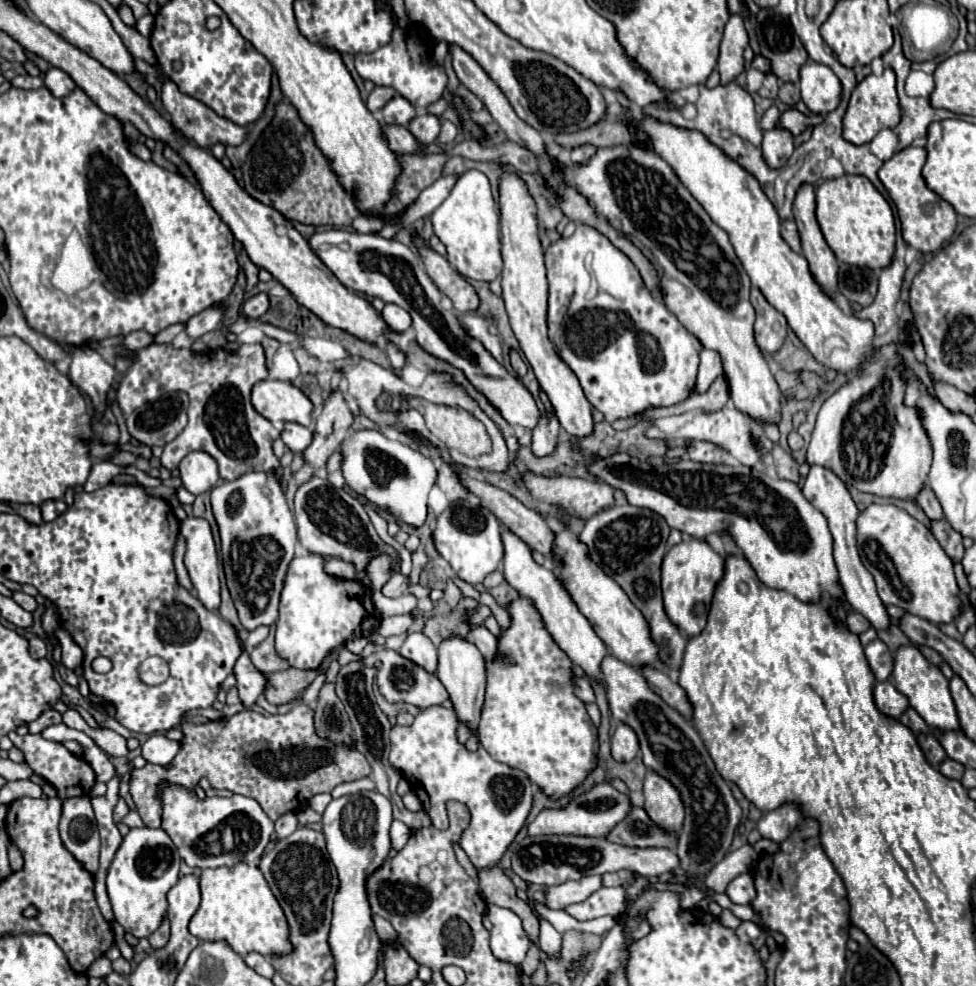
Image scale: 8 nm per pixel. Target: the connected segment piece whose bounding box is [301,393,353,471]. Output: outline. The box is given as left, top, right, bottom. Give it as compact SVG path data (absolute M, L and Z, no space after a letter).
M331 393L325 399L323 411L317 419L313 443L301 453L303 461L315 471L321 469L327 463L327 459L339 449L341 441L349 435L351 423L353 415L347 403L341 399L341 393Z

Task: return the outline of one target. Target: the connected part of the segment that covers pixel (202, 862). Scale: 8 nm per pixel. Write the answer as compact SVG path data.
M169 781L159 783L161 801L161 829L175 843L181 859L189 867L209 869L221 865L257 865L273 833L273 821L265 815L259 803L245 795L231 797L205 797L199 799L197 793L183 785Z

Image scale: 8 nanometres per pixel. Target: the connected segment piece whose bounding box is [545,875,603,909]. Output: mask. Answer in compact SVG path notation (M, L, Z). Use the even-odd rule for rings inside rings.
M591 875L591 877L581 877L579 881L567 881L563 885L557 885L553 889L547 889L547 899L545 905L549 909L563 909L571 903L585 901L589 895L599 891L603 887L601 875Z

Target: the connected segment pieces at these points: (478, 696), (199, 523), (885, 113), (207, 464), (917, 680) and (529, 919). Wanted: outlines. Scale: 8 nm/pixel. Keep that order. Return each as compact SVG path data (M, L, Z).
M461 637L445 639L439 647L437 677L449 693L459 725L465 725L471 731L471 735L477 735L477 723L479 723L483 695L485 695L485 665L483 665L483 655L479 653L479 649L475 645L469 645Z
M187 517L181 523L181 535L187 543L185 567L193 581L195 593L207 609L217 611L221 603L220 561L211 525L207 523L207 519Z
M885 69L881 77L867 75L851 93L845 117L843 117L843 139L853 145L869 143L881 129L895 129L901 121L899 113L899 97L895 91L895 73L893 69Z
M193 451L185 455L179 463L179 473L183 487L193 495L211 491L219 481L217 461L205 451Z
M901 645L895 651L895 661L893 661L893 673L891 681L897 691L901 691L913 709L935 729L935 731L949 731L949 729L959 729L959 719L955 713L953 697L949 691L949 681L939 669L933 669L925 655L919 651L915 645Z
M485 867L485 869L477 869L477 877L479 877L479 893L483 895L483 899L487 903L493 903L497 907L505 907L515 911L521 921L523 921L523 929L527 931L527 935L531 939L537 939L539 935L539 927L537 927L537 919L531 913L529 905L521 899L517 899L515 895L515 885L511 883L509 877L505 877L501 867Z

